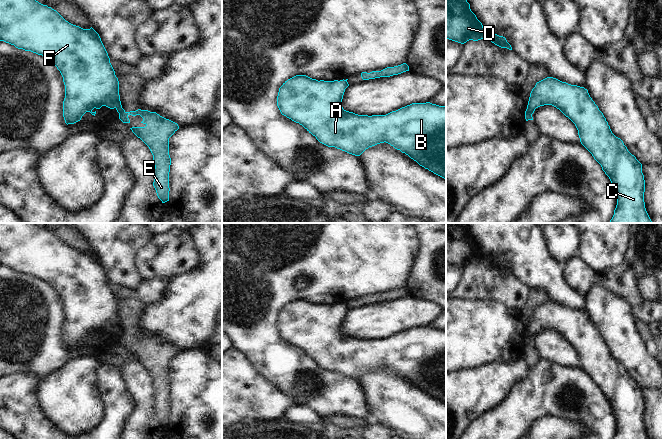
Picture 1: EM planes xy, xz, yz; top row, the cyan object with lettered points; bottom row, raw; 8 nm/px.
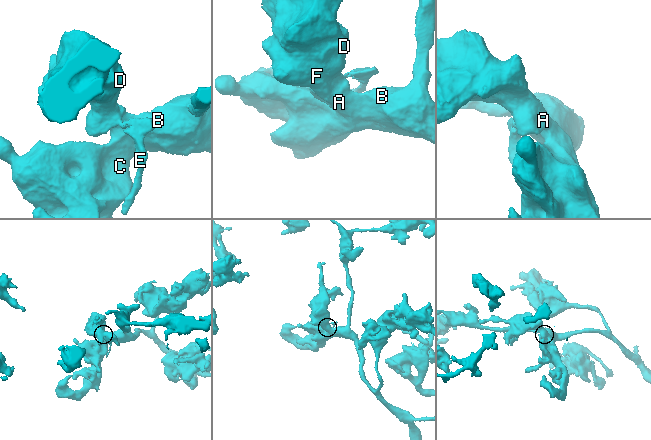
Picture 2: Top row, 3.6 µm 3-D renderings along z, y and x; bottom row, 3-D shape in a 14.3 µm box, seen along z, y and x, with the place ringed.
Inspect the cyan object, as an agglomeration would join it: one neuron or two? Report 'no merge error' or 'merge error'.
merge error

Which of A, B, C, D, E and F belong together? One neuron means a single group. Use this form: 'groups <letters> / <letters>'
groups A B C D F / E

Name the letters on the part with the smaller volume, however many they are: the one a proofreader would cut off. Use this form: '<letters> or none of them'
E

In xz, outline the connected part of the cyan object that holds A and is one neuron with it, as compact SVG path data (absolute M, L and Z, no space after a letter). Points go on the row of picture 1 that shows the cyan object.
M296 75L279 88L277 106L282 115L302 125L328 146L360 156L369 147L388 143L420 166L446 179L446 106L412 103L386 115L358 115L343 109L346 80L324 81Z

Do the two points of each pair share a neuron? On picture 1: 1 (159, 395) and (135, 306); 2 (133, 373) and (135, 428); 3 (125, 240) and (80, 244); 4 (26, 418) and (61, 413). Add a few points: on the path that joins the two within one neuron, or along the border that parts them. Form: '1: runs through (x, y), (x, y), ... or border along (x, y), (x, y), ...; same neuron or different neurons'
1: runs through (159, 373), (157, 362), (132, 337), (132, 328); same neuron
2: runs through (141, 387), (141, 414); same neuron
3: border along (81, 233), (92, 250); different neurons
4: border along (36, 393), (41, 411), (59, 428); different neurons

